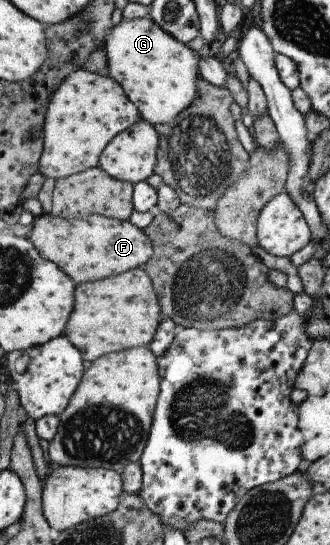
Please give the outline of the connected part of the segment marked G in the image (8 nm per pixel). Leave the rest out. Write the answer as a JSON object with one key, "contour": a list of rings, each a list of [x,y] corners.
{"contour":[[[148,17],[121,19],[109,28],[102,48],[108,76],[117,81],[145,122],[152,125],[172,122],[194,99],[199,78],[197,61],[205,50],[199,53],[190,50]]]}

